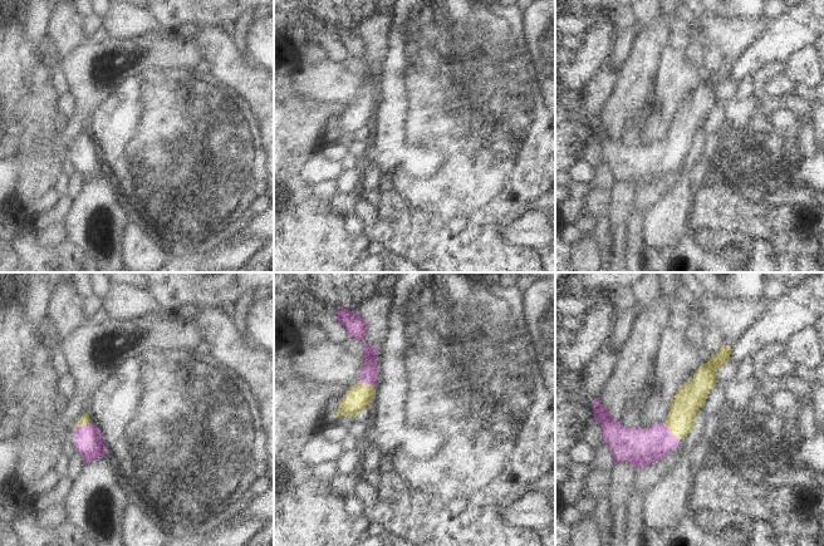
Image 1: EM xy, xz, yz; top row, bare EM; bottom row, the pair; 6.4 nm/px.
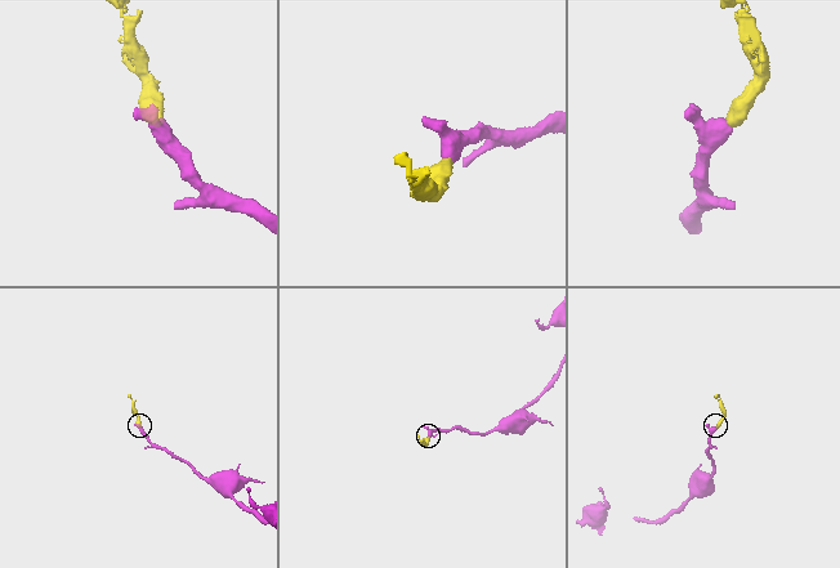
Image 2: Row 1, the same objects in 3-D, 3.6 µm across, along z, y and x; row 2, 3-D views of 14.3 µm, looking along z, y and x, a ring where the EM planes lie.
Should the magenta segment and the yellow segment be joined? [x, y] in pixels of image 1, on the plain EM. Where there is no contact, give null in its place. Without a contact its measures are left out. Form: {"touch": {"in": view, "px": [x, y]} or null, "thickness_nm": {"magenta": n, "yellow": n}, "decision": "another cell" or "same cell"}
{"touch": {"in": "xy", "px": [83, 143]}, "thickness_nm": {"magenta": 180, "yellow": 60}, "decision": "same cell"}

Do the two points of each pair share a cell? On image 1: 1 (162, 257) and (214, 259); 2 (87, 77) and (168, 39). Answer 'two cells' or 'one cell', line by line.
1: two cells
2: one cell

